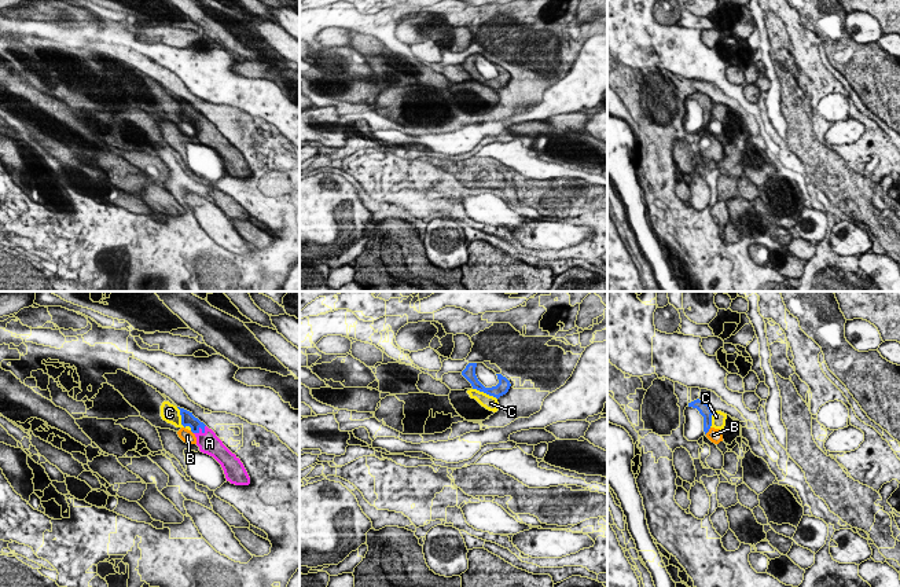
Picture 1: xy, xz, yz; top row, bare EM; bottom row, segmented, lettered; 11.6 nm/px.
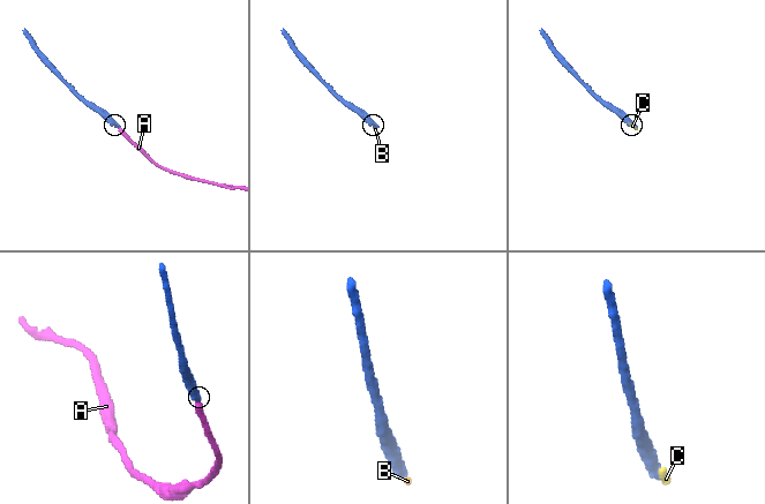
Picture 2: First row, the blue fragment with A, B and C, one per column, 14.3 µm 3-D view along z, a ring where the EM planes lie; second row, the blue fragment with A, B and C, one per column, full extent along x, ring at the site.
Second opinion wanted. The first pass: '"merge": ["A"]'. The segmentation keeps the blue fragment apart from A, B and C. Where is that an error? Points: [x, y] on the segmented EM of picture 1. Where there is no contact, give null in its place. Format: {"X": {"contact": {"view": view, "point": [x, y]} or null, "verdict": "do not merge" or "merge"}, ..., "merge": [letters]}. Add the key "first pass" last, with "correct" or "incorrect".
{"A": {"contact": {"view": "xy", "point": [198, 429]}, "verdict": "merge"}, "B": {"contact": {"view": "yz", "point": [708, 430]}, "verdict": "do not merge"}, "C": {"contact": {"view": "xy", "point": [182, 421]}, "verdict": "do not merge"}, "merge": ["A"], "first pass": "correct"}

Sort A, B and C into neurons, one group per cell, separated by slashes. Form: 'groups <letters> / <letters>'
groups A / B C

